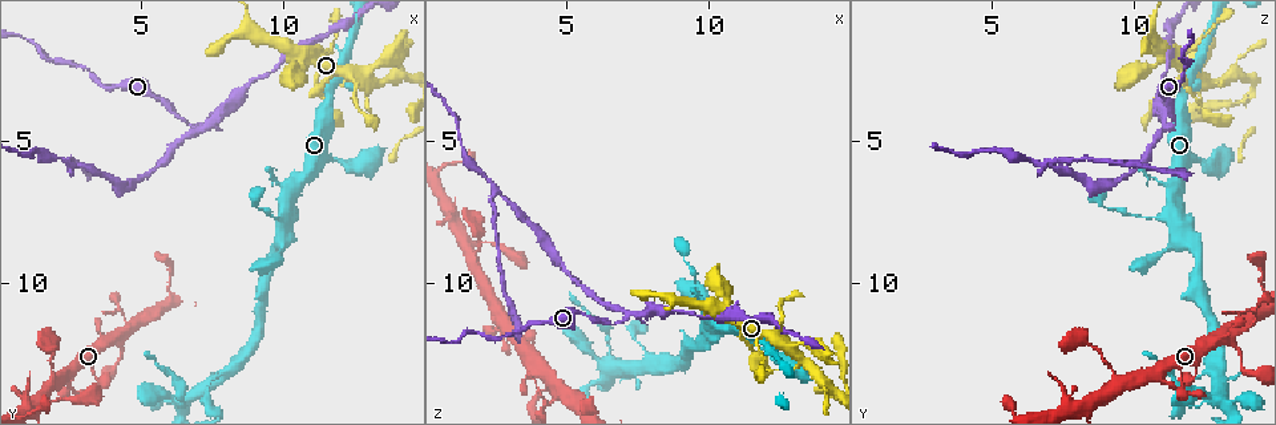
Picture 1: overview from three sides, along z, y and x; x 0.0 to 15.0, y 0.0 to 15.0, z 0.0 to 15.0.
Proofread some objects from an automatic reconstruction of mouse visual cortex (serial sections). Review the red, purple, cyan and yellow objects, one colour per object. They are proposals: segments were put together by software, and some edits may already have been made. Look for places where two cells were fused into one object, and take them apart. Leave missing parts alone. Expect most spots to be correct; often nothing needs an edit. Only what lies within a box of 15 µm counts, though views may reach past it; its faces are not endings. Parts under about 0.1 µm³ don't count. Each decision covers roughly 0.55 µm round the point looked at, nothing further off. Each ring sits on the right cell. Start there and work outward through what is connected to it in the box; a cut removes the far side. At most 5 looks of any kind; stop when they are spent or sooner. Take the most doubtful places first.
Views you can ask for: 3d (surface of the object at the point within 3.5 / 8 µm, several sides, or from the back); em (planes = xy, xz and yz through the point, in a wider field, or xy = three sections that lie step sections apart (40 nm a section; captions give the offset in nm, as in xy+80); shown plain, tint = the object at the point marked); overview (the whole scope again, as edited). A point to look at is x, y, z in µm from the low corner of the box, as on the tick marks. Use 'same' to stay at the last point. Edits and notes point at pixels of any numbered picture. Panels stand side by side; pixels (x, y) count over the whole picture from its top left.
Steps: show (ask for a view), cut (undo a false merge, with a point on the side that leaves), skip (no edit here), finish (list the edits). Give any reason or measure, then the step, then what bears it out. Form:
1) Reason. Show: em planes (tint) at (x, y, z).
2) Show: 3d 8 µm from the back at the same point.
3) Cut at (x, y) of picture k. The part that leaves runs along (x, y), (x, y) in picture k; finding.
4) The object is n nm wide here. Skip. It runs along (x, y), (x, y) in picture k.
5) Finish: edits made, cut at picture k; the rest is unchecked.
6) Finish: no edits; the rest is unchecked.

Three-way junction. Show: 3d 3.5 µm at (7.2, 4.5, 11.2).

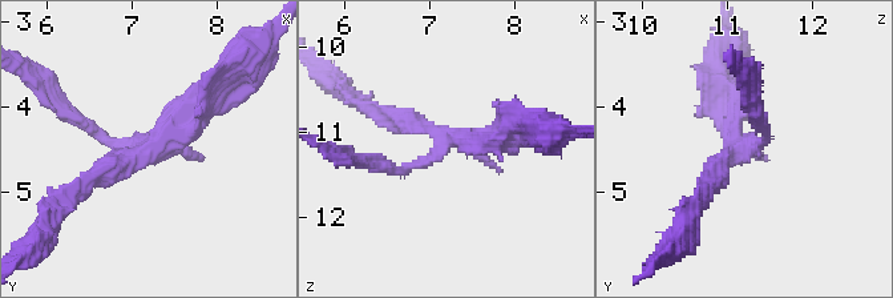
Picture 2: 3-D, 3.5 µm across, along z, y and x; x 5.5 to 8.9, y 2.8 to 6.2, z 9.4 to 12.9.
Show: em planes (tint) at (7.10, 4.50, 11.10).

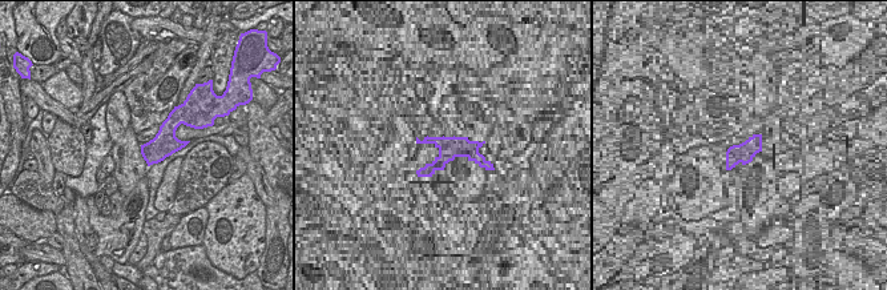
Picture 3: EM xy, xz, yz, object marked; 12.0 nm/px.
Cut it another way. Show: em xy step 2 (tint) at the same point.

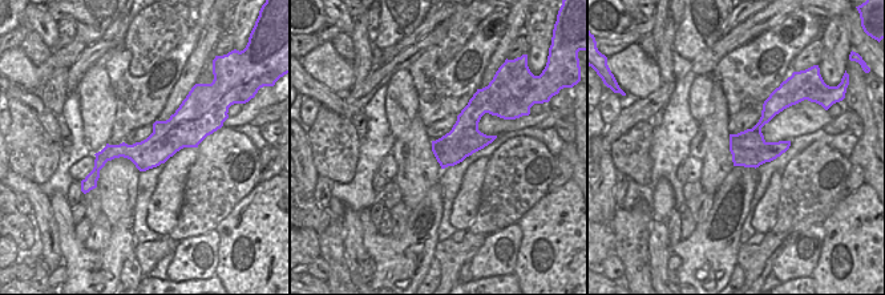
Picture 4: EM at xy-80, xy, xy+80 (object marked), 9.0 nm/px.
Skip. It runs along (197, 136), (110, 152), (93, 176) in picture 4; one cell here.

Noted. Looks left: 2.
Sharp bend. Show: em xy step 2 (tint) at (2.4, 5.9, 6.9).

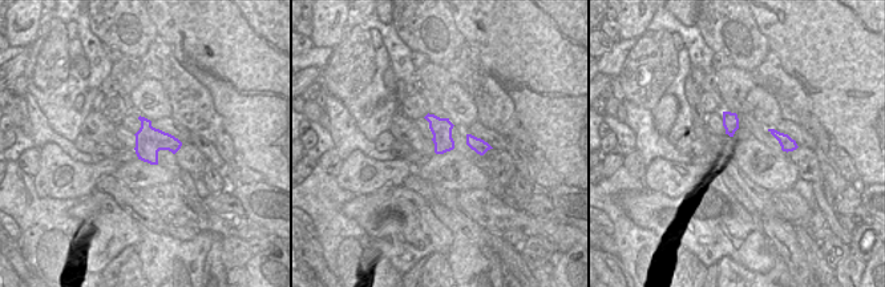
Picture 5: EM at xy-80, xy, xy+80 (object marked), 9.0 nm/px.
Wider look. Show: 3d 3.5 µm at the same point.

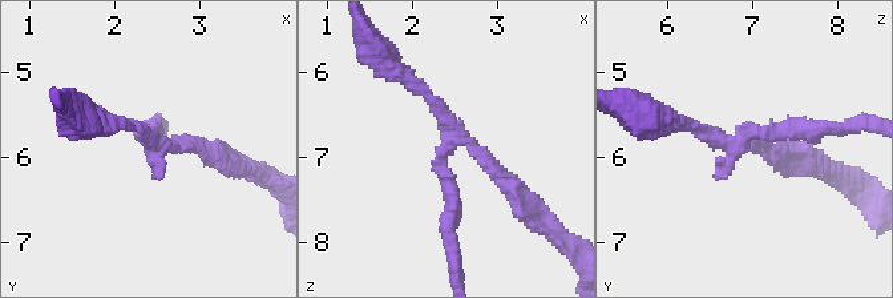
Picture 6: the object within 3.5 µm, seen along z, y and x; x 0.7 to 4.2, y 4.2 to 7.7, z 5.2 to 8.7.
3 arms meet here. Skip. It runs along (223, 158), (158, 147), (154, 127) in picture 6; all the same cell.

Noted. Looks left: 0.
Finish: no edits; the rest is unchecked.

